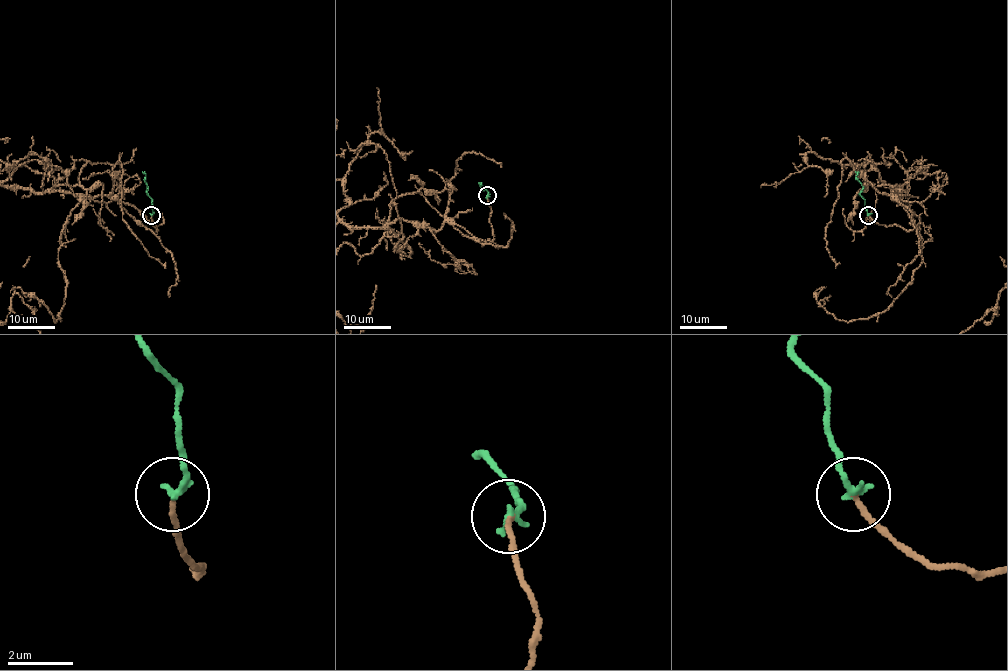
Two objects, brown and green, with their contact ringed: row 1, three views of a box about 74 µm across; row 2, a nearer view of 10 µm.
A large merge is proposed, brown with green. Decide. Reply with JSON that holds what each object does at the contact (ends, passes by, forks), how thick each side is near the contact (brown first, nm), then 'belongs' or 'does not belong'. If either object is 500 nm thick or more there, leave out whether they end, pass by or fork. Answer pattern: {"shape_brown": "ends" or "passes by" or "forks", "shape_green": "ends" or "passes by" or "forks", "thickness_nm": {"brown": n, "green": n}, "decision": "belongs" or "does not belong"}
{"shape_brown": "ends", "shape_green": "ends", "thickness_nm": {"brown": 140, "green": 240}, "decision": "belongs"}

